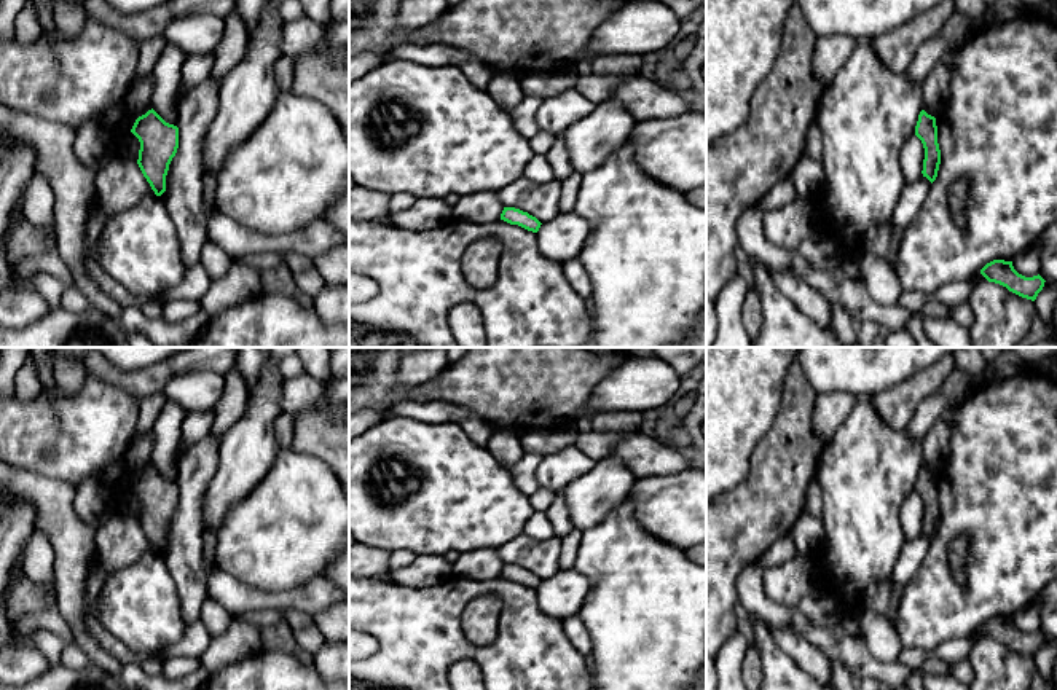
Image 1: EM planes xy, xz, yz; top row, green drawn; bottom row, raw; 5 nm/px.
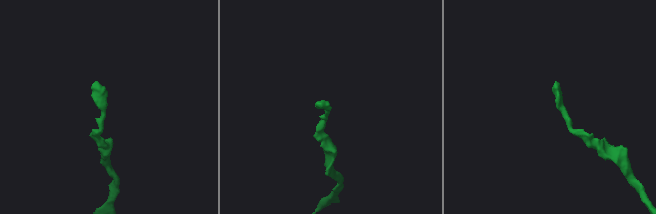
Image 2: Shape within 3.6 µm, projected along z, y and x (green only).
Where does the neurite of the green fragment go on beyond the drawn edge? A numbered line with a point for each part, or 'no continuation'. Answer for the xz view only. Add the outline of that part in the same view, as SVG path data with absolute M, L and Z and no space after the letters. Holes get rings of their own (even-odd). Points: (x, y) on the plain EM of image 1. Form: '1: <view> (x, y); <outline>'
no continuation

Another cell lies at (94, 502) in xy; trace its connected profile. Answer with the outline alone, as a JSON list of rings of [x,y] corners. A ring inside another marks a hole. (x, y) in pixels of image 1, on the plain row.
[[[84,478],[77,488],[73,508],[83,521],[99,527],[116,513],[116,494],[96,478]]]

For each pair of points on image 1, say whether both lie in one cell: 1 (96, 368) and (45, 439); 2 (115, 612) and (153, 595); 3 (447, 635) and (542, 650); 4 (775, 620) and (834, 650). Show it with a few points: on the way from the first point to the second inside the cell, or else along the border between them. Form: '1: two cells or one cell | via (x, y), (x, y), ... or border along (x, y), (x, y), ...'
1: two cells | border along (86, 372), (125, 391)
2: one cell | via (125, 612), (144, 598)
3: one cell | via (471, 650), (518, 652)
4: one cell | via (789, 620), (799, 622), (820, 636)

